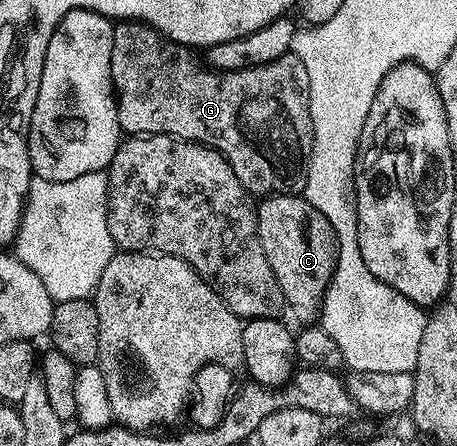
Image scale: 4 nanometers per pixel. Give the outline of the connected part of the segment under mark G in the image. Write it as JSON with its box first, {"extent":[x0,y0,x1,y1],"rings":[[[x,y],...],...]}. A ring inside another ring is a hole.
{"extent":[111,21,313,197],"rings":[[[119,21],[113,26],[113,57],[111,58],[111,79],[115,83],[115,93],[119,104],[119,129],[128,136],[137,135],[171,135],[175,139],[190,139],[196,143],[203,143],[220,151],[229,161],[237,181],[245,185],[245,189],[253,197],[266,197],[268,195],[302,195],[305,181],[309,177],[309,161],[311,160],[311,146],[313,141],[313,125],[311,124],[311,110],[309,109],[309,73],[305,73],[305,65],[295,54],[289,53],[285,57],[277,57],[277,61],[269,61],[269,65],[257,65],[249,69],[236,71],[212,71],[200,63],[193,56],[192,48],[174,43],[166,39],[154,27],[148,27],[138,21]]]}

